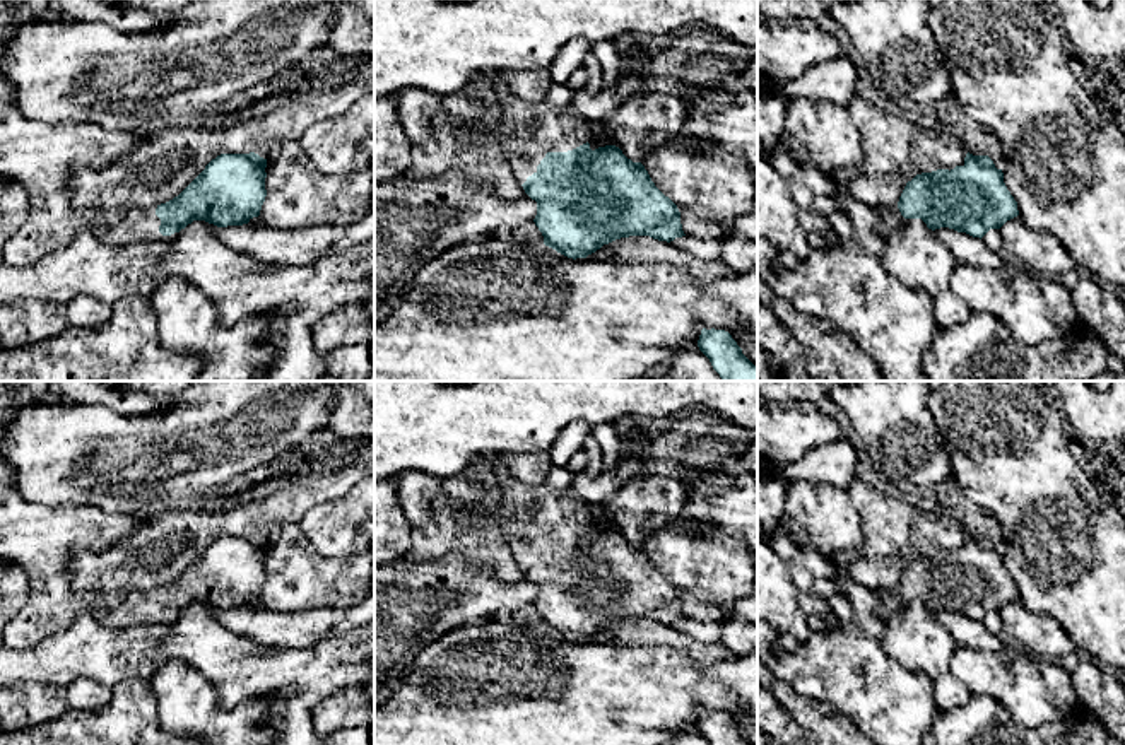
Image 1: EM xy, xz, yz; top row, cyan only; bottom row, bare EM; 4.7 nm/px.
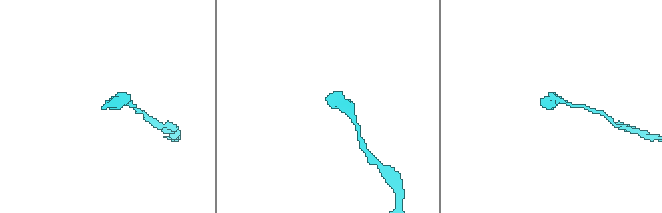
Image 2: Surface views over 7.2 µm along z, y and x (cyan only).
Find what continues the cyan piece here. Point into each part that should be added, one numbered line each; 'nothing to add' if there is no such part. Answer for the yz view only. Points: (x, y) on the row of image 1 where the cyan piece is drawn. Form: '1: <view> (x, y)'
1: yz (888, 219)

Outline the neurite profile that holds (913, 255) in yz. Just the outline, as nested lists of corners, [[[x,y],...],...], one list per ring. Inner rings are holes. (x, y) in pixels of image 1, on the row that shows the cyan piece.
[[[906,219],[884,241],[882,260],[894,277],[930,297],[937,328],[951,328],[969,318],[969,306],[949,285],[957,261],[922,219]]]

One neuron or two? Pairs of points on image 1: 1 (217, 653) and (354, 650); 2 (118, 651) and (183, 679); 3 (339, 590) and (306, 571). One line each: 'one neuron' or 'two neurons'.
1: one neuron
2: two neurons
3: one neuron

